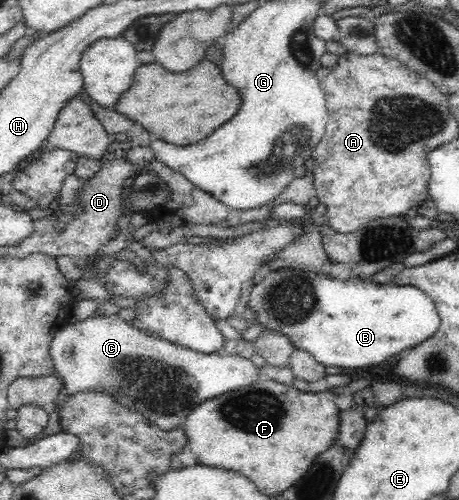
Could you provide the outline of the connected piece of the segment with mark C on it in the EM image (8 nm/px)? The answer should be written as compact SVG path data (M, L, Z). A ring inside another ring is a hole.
M97 310L88 318L73 326L75 330L59 328L50 343L51 360L55 375L62 379L66 396L79 391L97 390L107 393L123 407L141 413L149 423L155 423L161 430L176 429L186 420L188 414L201 402L219 396L241 386L253 384L257 379L258 368L249 359L239 355L229 355L223 349L211 354L195 352L185 346L172 344L159 336L145 333L144 330L131 326L118 315L99 314ZM105 386L113 386L117 394L105 392Z

